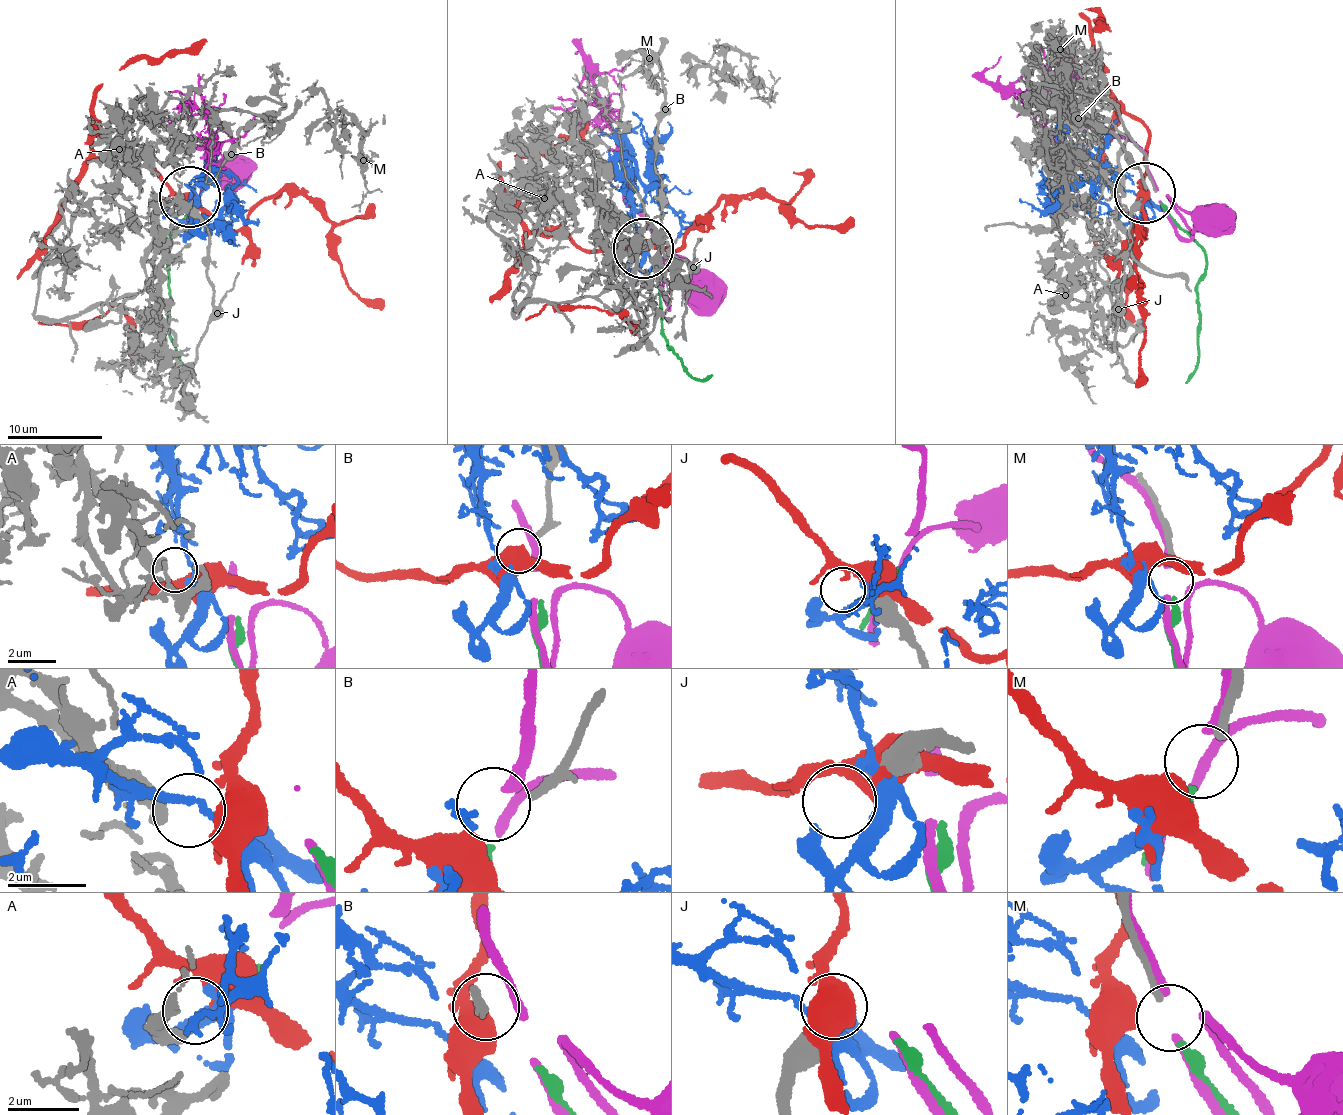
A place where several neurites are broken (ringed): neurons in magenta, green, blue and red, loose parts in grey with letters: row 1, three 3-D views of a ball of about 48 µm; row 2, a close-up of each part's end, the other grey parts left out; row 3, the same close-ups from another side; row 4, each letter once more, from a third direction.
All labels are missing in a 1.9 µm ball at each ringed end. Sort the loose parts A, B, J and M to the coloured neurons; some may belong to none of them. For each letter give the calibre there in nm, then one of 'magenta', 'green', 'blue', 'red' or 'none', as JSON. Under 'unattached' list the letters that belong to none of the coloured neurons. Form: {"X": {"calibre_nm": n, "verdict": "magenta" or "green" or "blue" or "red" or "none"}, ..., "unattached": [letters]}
{"A": {"calibre_nm": 300, "verdict": "blue"}, "B": {"calibre_nm": 240, "verdict": "red"}, "J": {"calibre_nm": 320, "verdict": "none"}, "M": {"calibre_nm": 200, "verdict": "green"}, "unattached": ["J"]}

